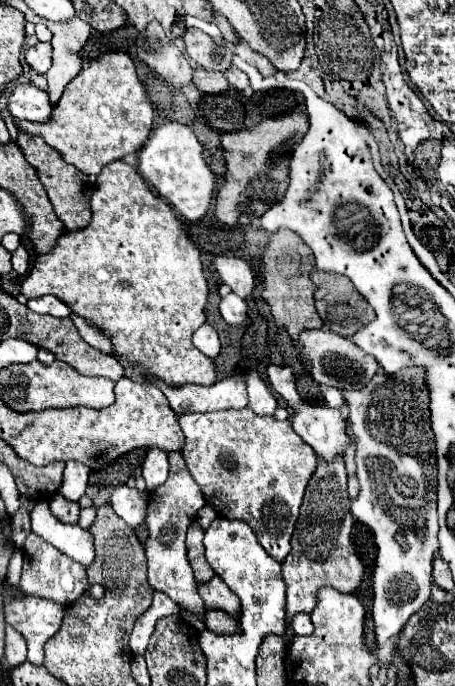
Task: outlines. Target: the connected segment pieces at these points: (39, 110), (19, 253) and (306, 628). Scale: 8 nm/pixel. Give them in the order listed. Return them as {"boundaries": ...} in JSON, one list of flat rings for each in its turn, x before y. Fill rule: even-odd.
{"boundaries":[[[16,84,8,100,8,110,14,118,30,122,46,122,52,114,48,94,34,84]],[[18,246,16,252,12,254,12,266,14,266,14,272,16,274,26,274,28,270,28,250,24,246]],[[296,614,292,618,292,630,294,634,310,634,314,628,312,628,312,622,310,622,310,616,308,614]]]}

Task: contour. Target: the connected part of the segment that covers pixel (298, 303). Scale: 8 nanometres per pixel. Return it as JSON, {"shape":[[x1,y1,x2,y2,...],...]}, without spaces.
{"shape":[[280,228,270,236,268,246,262,254,264,264,264,282,262,282,262,298,268,302,276,326,286,328,290,338,296,342,300,330,304,328,322,328,322,320,314,308,314,290,316,286,310,280,310,270,314,268,314,254,306,246,306,242,292,230]]}

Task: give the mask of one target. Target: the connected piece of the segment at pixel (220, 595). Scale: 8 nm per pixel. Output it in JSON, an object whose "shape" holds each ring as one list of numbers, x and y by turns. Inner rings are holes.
{"shape":[[214,576,206,584,198,584,198,592,208,610,224,610,232,616,240,616,240,598,224,584,222,578]]}

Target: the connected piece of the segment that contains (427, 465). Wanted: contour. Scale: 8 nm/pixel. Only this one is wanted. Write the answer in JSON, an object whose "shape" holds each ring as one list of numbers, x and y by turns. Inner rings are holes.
{"shape":[[404,368,396,376,386,376,378,370,362,390,342,390,344,404,348,406,348,434,356,450,356,476,360,482,360,494,352,502,352,514,360,524,372,530,378,548,372,572,372,620,378,646,398,636,408,618,428,602,432,560,438,552,436,446,428,420,428,390,422,378,422,368]]}

